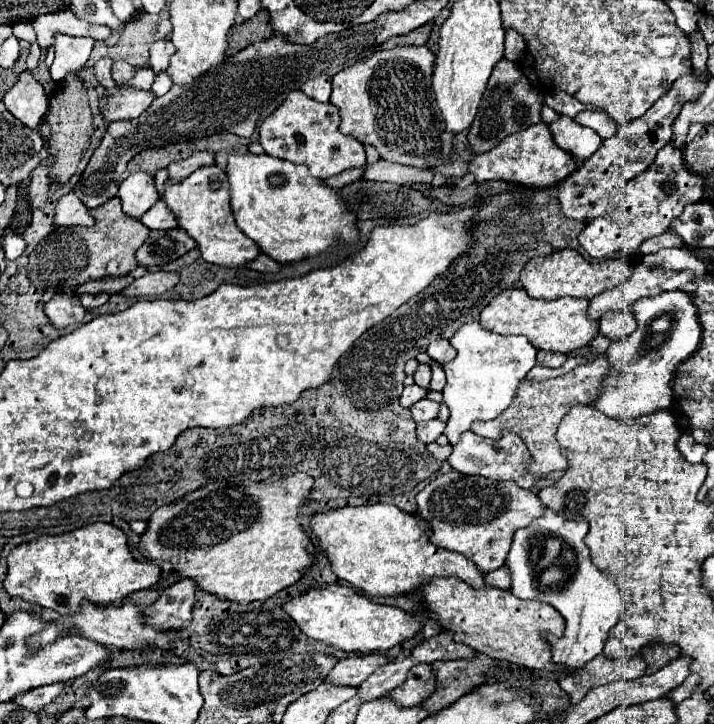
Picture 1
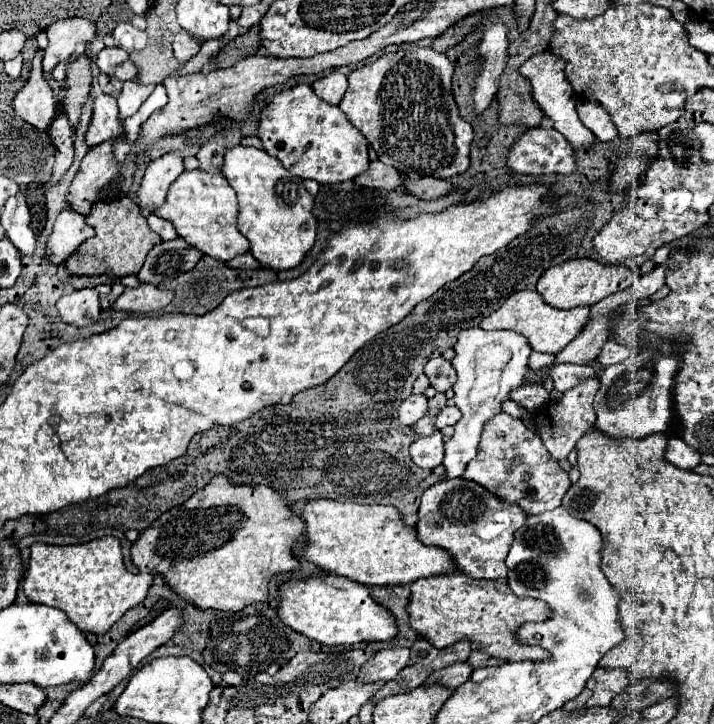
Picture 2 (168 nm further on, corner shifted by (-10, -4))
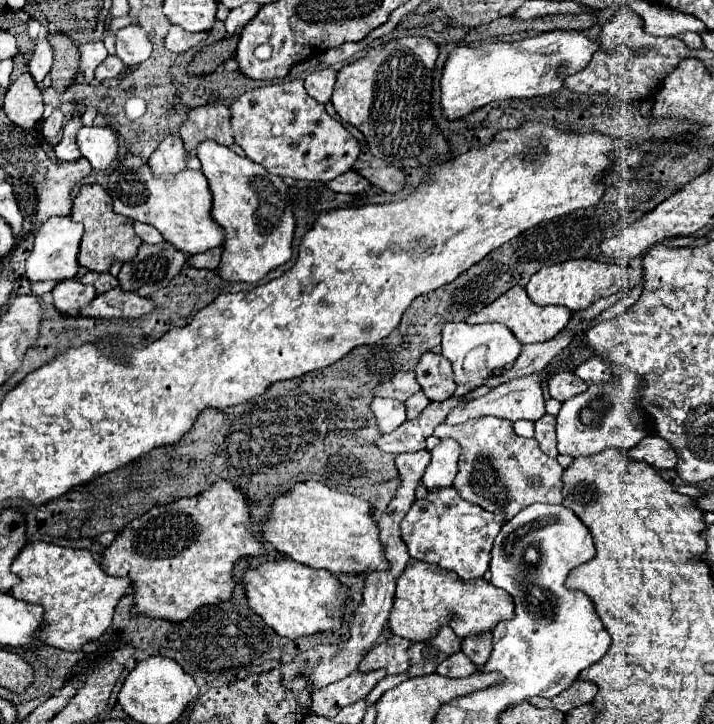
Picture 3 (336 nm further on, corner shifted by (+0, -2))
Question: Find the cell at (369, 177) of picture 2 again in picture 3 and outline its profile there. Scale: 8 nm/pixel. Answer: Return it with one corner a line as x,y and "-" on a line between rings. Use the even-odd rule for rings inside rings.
347,171
325,185
329,185
329,189
335,193
359,193
369,187
369,181
365,177
361,177
357,171

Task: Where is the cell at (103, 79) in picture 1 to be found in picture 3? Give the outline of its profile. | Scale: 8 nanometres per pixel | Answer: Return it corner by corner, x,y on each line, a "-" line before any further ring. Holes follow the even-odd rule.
87,41
79,45
79,69
81,73
91,73
97,65
107,57
107,49
103,41

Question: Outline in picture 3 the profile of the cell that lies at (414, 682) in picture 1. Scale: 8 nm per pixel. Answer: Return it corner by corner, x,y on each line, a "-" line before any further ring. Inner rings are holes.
463,651
449,655
443,663
439,663
437,673
443,677
469,677
477,671
477,667
473,665
473,661
469,661
467,655
463,655

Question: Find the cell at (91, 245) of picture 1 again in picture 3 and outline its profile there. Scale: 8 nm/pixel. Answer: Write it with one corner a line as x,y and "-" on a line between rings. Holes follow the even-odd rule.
97,183
83,185
77,193
77,197
73,199
73,209
71,209
69,217
73,221
81,221
85,225
81,251
79,251
79,263
81,263
81,267
85,267
89,271
109,271
113,261
121,261
121,263
133,261
137,255
137,249
141,245
141,239
133,231
133,223
129,219
125,219
123,215
115,215
115,211
111,209
111,203
113,201
111,201
109,193

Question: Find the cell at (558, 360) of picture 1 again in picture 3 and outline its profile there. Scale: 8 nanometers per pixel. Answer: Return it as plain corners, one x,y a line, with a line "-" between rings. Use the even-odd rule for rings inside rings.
559,371
549,379
549,395
551,395
551,399
557,399
561,403
565,399
571,399
573,395
581,395
585,391
587,391
585,383
581,379
577,379
577,375
571,371

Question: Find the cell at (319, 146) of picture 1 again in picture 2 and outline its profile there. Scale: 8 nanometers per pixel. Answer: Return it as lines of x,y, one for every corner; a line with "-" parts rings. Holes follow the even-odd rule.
297,85
271,99
261,113
259,139
271,157
277,157
285,169
301,179
315,179
319,183
341,183
355,179
369,167
367,141
359,129
333,107
313,93
311,85

